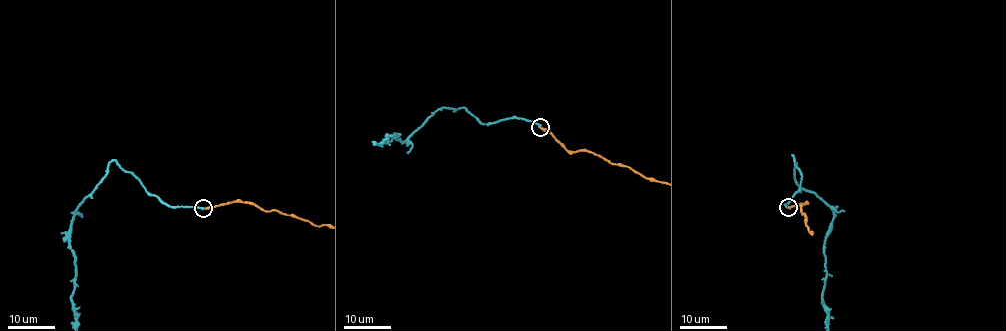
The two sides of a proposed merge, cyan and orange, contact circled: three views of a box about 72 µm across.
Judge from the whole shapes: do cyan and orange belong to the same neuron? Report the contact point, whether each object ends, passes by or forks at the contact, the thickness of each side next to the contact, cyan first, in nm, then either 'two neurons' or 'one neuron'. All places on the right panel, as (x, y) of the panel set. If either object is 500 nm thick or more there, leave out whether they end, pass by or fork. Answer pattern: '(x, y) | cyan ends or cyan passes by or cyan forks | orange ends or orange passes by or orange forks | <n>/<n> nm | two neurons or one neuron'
(788, 207) | cyan ends | orange ends | 170/220 nm | two neurons

